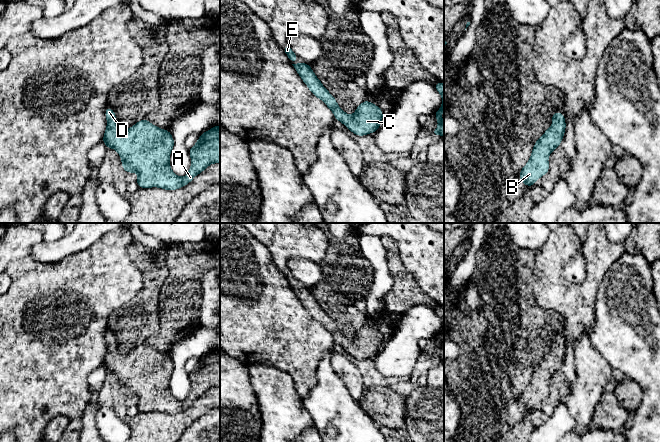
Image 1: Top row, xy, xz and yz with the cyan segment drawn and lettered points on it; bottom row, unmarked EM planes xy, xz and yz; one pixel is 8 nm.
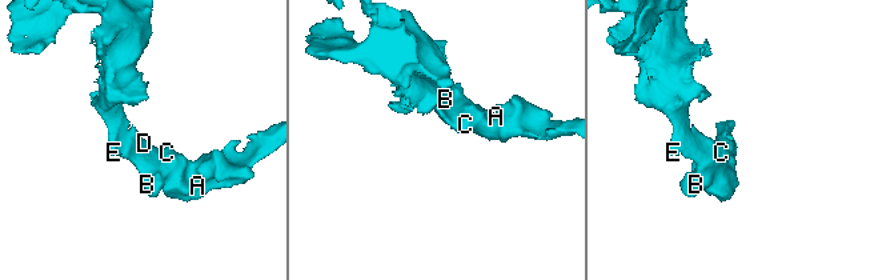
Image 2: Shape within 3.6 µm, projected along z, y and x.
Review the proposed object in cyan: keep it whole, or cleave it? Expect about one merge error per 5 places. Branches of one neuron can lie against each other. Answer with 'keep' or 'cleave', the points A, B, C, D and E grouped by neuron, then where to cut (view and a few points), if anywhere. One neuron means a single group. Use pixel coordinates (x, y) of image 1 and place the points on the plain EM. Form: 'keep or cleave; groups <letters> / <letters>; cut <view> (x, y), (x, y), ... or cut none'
keep; groups A B C D E; cut none

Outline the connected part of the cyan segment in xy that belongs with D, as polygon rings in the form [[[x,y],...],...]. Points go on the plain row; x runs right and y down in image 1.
[[[109,330],[105,334],[105,340],[107,350],[102,365],[107,372],[112,372],[119,377],[122,392],[127,397],[136,396],[138,398],[139,412],[158,411],[174,415],[190,407],[210,388],[220,387],[220,350],[218,349],[201,358],[196,368],[188,374],[191,381],[190,394],[186,400],[178,401],[170,391],[170,377],[175,367],[169,354],[158,352],[146,342],[138,345],[129,353],[122,354],[117,349],[115,336]]]

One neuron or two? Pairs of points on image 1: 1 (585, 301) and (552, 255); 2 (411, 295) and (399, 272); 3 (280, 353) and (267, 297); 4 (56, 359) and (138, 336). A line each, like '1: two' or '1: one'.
1: one
2: one
3: one
4: two

